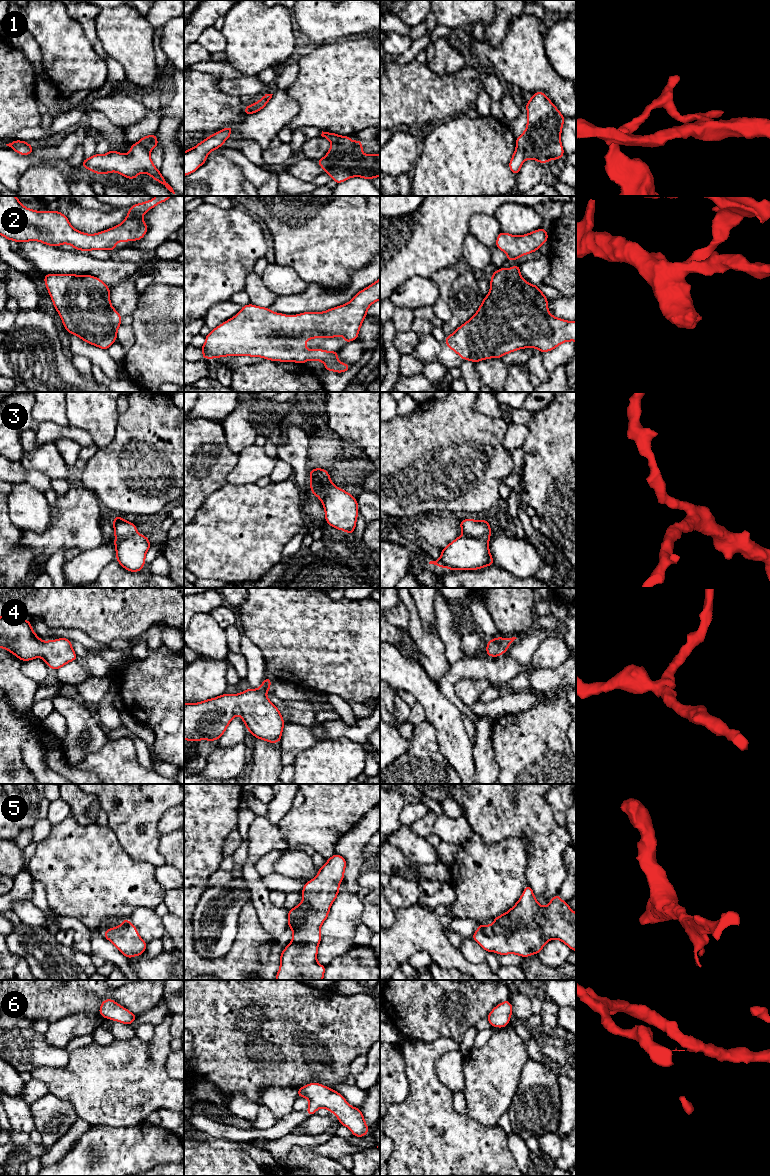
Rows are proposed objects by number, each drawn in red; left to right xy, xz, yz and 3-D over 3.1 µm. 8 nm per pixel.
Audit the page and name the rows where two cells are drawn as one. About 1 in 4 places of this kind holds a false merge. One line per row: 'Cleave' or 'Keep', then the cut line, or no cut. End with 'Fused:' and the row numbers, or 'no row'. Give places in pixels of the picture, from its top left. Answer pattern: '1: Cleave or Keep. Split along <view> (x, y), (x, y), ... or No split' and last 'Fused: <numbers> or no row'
1: Cleave. Split along yz (516, 146), (523, 151), (526, 158)
2: Keep. No split
3: Keep. No split
4: Keep. No split
5: Keep. No split
6: Keep. No split
Fused: 1

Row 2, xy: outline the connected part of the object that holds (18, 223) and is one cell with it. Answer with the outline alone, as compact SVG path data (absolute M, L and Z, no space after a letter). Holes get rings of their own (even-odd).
M0 196L0 235L18 243L39 241L58 247L70 244L81 251L115 250L116 242L141 240L148 229L142 216L172 196L156 196L152 200L129 207L124 221L108 230L86 234L72 227L60 211L35 211L23 206L15 196Z

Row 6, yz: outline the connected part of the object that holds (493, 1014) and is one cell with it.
M506 1000L492 1009L486 1018L491 1027L504 1028L510 1023L510 1016L513 1013L513 1008L509 1000Z

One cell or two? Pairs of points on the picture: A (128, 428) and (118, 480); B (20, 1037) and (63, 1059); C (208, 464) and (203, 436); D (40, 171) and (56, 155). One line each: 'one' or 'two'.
A: one
B: one
C: one
D: two

